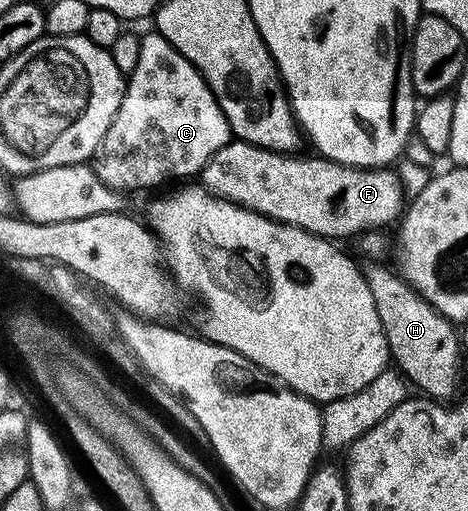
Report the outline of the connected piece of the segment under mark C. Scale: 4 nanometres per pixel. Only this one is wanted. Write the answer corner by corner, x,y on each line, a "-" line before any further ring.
158,31
150,32
140,36
141,59
137,59
137,67
126,78
121,107
117,107
117,115
113,115
113,123
109,123
109,131
105,131
93,158
93,168
101,183
122,195
129,194
130,189
155,189
174,177
195,177
233,140
225,111
221,111
198,67
189,63

